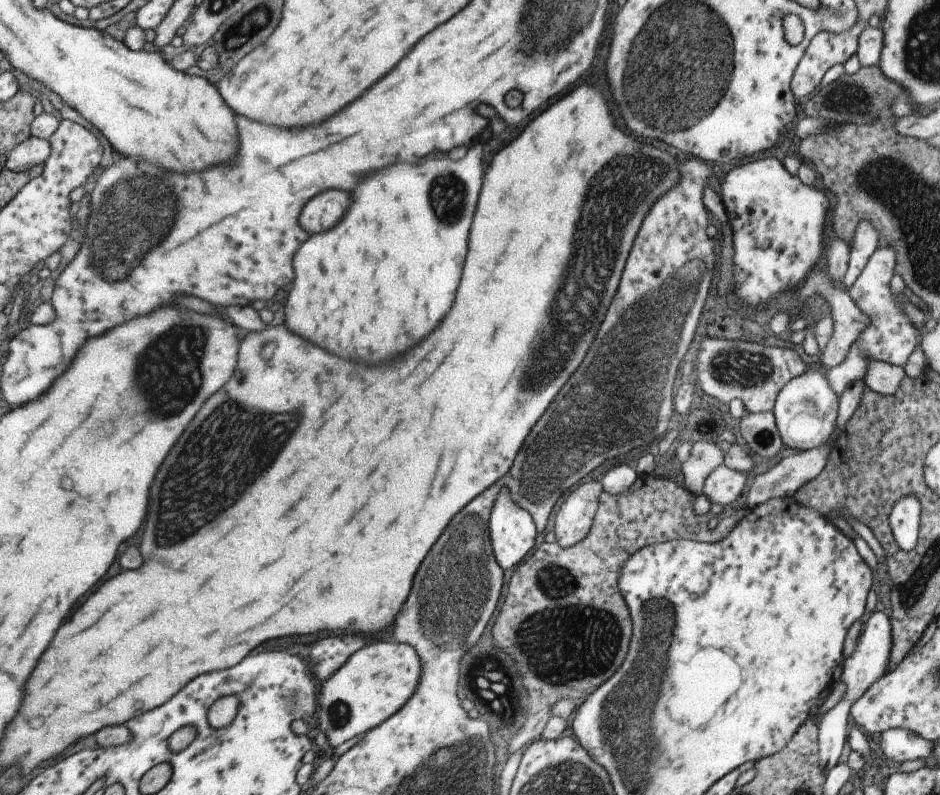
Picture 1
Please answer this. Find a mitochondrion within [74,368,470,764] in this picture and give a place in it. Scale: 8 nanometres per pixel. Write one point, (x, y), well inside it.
(238, 470)

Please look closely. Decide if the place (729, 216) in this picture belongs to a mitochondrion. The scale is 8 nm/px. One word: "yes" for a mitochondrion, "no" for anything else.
no

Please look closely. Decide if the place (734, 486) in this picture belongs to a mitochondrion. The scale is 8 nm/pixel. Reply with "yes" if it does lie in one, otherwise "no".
no

